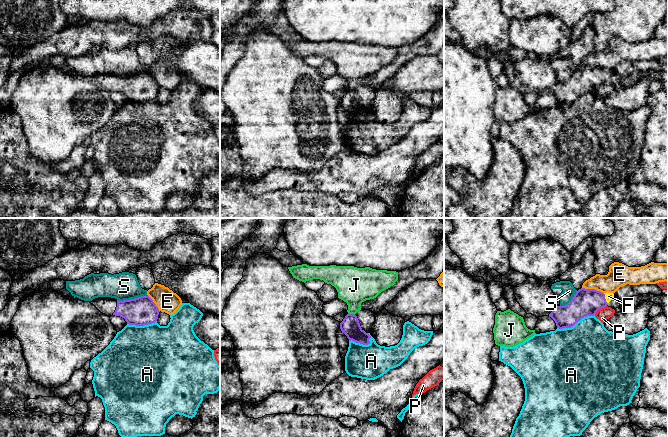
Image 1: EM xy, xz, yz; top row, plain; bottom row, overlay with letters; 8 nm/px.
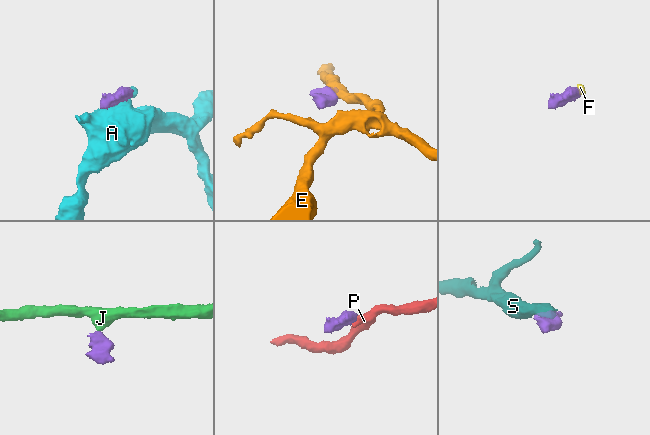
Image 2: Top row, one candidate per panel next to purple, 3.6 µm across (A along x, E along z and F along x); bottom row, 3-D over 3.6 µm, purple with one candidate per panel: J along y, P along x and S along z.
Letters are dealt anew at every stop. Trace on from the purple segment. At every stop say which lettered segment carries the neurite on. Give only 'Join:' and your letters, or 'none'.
Join: F

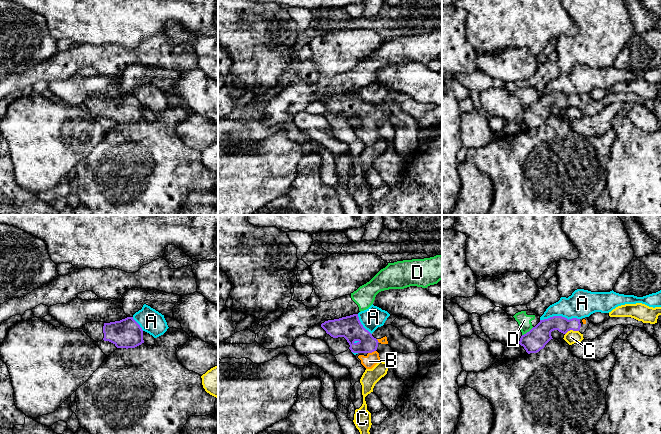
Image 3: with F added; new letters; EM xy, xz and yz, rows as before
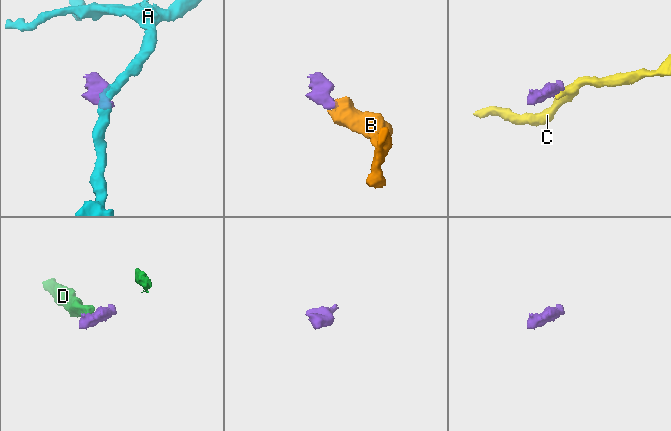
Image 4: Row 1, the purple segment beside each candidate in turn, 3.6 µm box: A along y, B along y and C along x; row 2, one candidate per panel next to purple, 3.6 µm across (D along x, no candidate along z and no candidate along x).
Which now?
Join: B

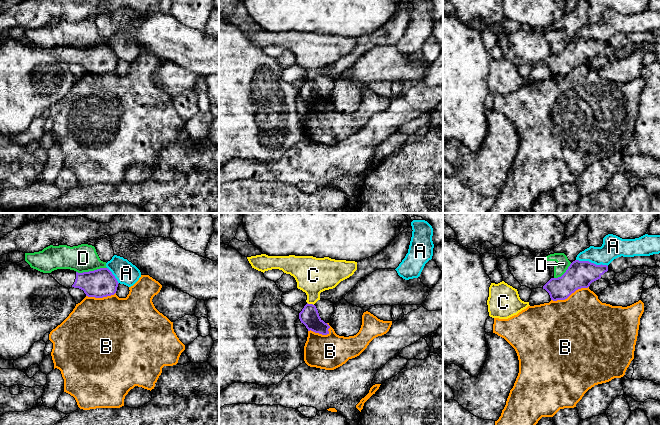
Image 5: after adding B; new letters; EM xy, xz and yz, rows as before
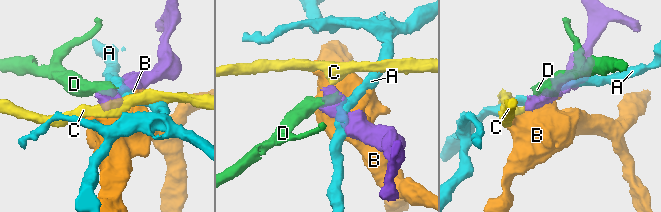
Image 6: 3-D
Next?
Join: none

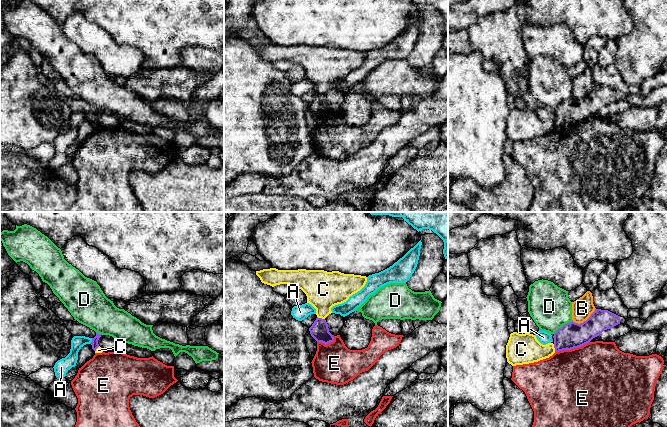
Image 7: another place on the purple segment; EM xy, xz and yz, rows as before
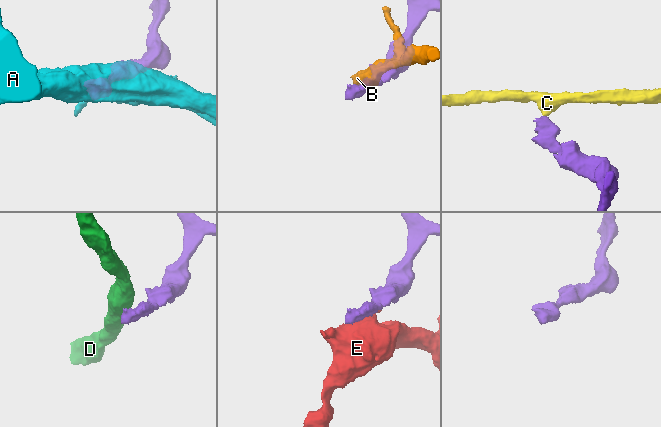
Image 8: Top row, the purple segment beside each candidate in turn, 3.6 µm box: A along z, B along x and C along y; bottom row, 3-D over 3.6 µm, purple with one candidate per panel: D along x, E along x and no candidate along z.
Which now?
Join: none

